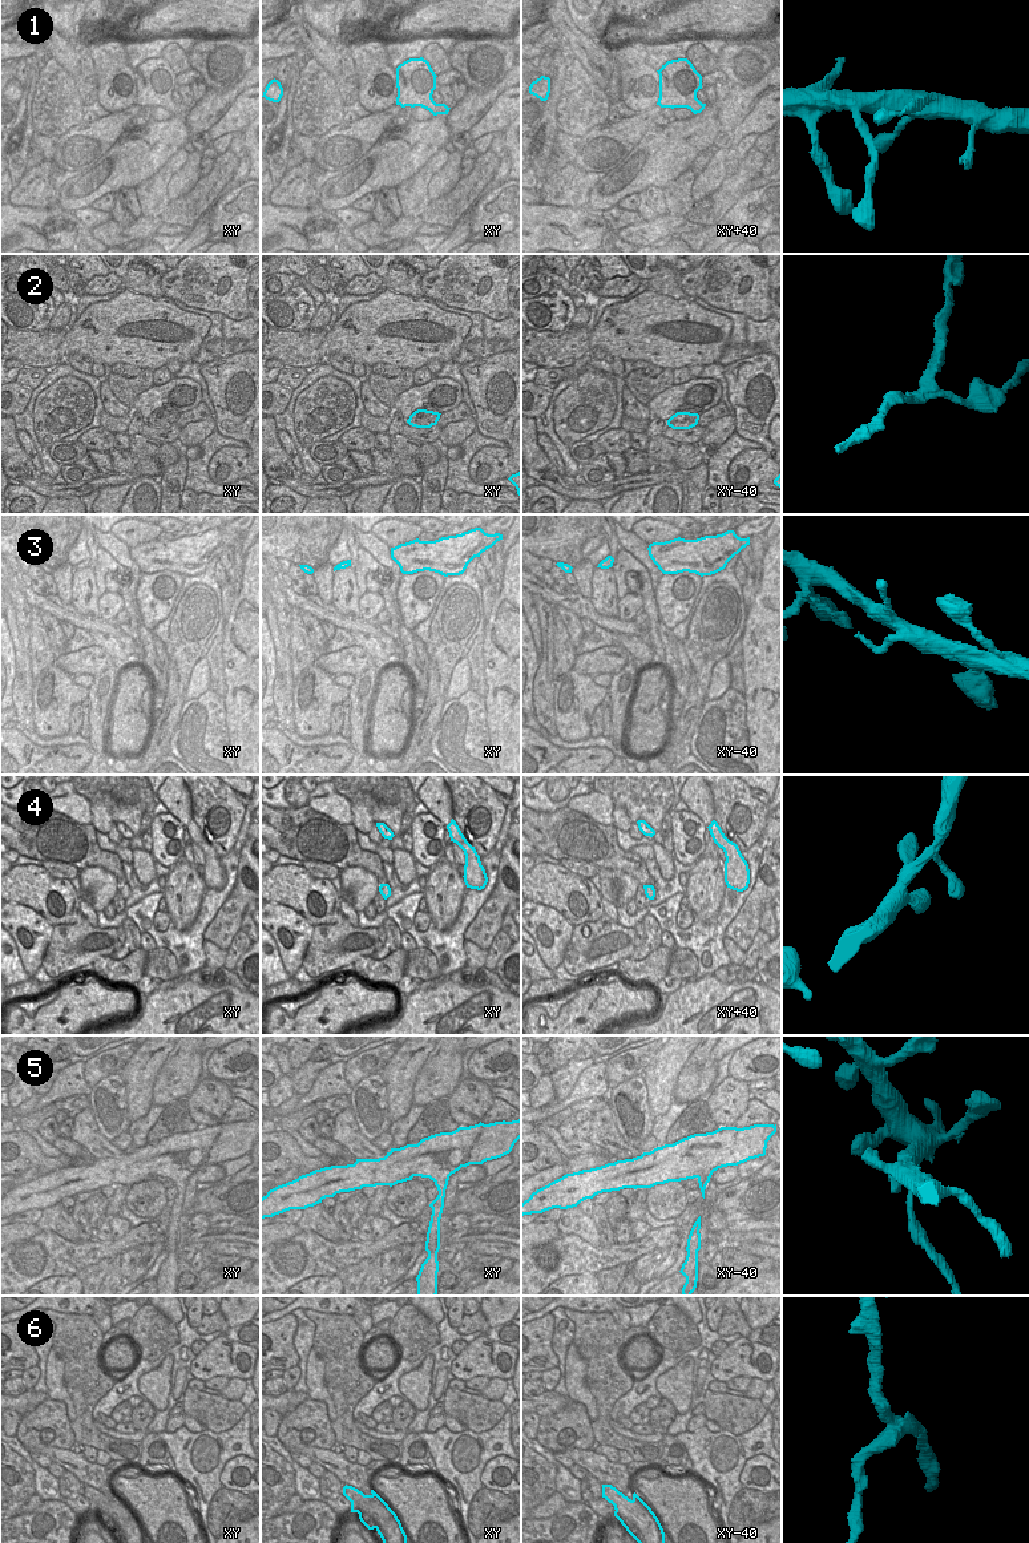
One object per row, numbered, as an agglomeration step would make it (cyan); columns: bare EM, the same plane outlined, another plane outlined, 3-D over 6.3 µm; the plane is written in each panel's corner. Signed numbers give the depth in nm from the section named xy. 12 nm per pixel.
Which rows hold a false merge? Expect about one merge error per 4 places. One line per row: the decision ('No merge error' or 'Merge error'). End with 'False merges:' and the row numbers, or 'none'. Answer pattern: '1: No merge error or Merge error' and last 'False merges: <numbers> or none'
1: No merge error
2: Merge error
3: No merge error
4: No merge error
5: Merge error
6: Merge error
False merges: 2, 5, 6.

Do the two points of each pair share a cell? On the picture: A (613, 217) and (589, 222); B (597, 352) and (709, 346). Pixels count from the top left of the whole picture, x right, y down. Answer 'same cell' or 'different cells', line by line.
A: different cells
B: different cells

